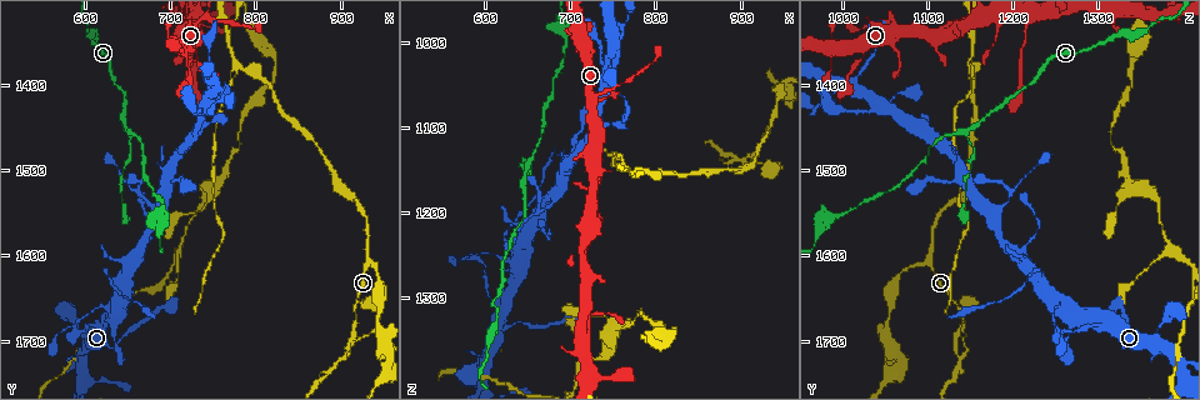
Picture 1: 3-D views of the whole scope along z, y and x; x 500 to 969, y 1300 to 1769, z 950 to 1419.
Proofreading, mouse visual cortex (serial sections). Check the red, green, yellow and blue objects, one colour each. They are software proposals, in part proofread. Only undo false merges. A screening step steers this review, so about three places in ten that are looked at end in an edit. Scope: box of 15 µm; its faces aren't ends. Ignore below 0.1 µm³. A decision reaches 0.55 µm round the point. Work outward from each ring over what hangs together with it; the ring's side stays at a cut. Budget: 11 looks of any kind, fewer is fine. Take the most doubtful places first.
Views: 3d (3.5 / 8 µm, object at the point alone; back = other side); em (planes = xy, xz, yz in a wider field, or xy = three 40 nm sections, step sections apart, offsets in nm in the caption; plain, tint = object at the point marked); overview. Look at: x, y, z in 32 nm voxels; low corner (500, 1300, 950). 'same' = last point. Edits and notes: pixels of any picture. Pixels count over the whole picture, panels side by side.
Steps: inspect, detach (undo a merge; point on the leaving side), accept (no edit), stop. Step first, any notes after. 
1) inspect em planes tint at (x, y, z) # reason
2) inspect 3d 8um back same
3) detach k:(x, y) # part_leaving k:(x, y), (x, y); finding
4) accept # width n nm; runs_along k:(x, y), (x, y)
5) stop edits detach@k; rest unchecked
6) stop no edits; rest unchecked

inspect 3d 3.5um at (905, 1715, 1135) # abrupt turn

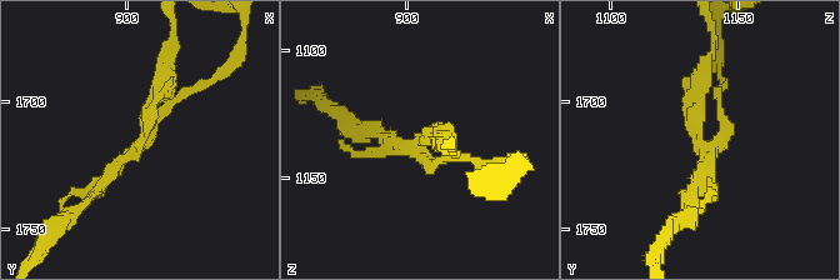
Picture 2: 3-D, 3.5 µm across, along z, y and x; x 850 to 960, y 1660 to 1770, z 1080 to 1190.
inspect em planes tint at (904, 1718, 1138) # now the EM

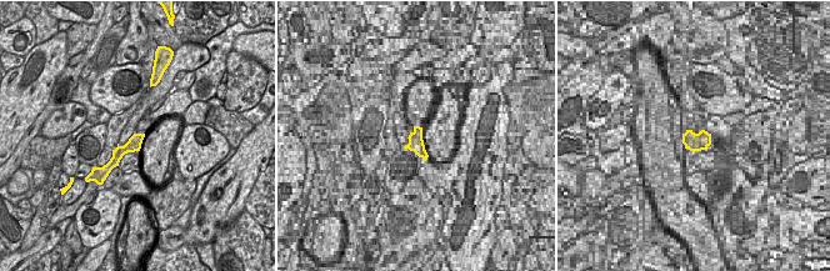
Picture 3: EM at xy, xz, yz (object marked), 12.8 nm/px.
inspect em xy step 2 tint same

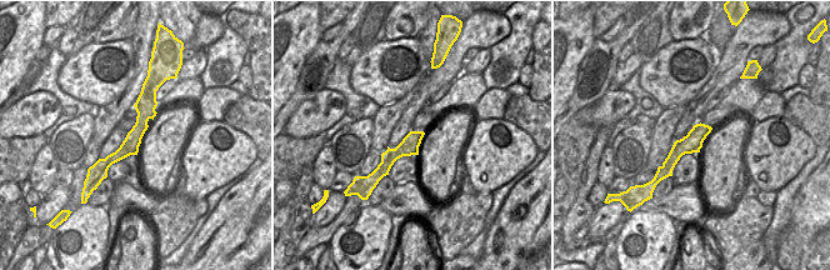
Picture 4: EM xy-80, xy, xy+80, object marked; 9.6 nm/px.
accept # runs_along 4:(148, 89), (140, 128), (98, 180); one cell here

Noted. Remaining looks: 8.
inspect 3d 3.5um at (635, 1635, 1235) # three arms meet

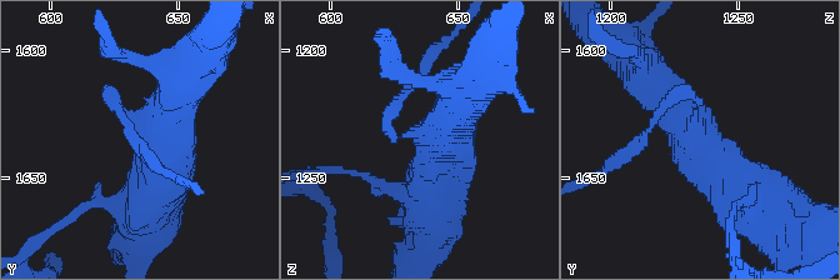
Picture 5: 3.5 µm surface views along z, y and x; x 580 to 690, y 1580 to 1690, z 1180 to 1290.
inspect em xy step 5 tint at (635, 1630, 1233)

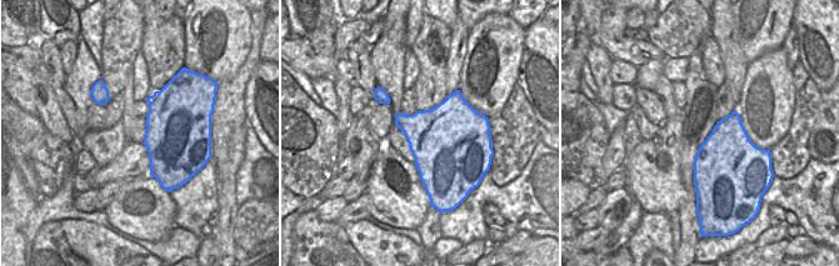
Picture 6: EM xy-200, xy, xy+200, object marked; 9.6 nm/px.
accept # arm_widths 150, 600, 600 nm; all the same cell

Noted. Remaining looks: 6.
inspect 3d 3.5um at (650, 1455, 1150) # three arms meet

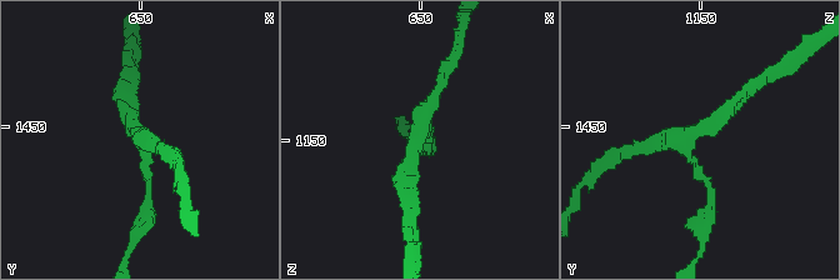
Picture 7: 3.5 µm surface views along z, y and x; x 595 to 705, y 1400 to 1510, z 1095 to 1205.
inspect em xy step 3 tint at (650, 1455, 1145) # arms 3; arm_widths 100, 150, 200 nm; need the tissue

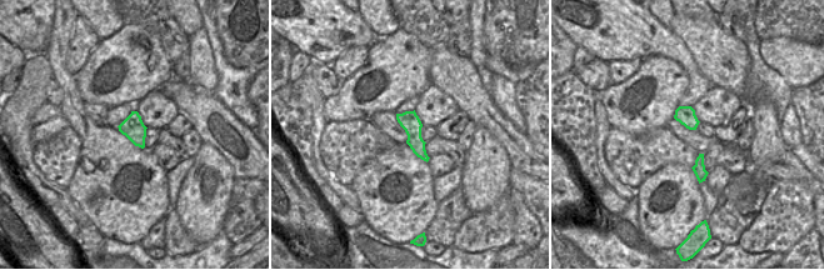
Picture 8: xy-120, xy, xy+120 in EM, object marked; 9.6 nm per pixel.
accept # one cell here

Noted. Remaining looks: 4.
inspect 3d 3.5um at (605, 1680, 1300) # a narrow waist

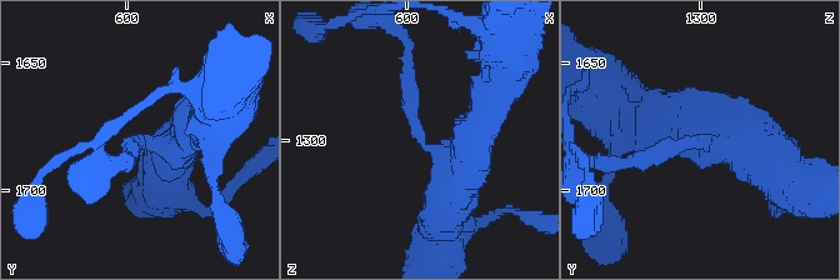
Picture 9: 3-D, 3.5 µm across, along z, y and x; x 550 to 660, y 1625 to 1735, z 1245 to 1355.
inspect em planes tint at (606, 1683, 1301) # arm_widths 200, 600 nm

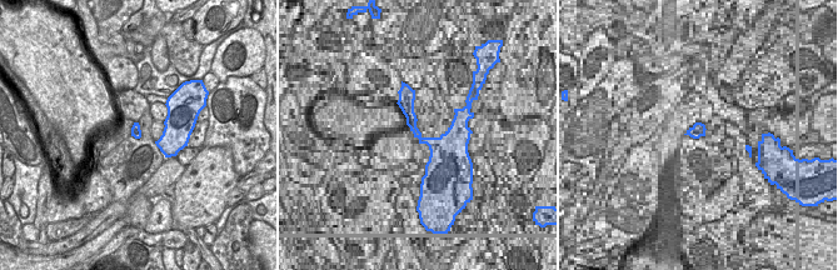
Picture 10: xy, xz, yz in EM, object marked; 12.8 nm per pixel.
accept # runs_along 9:(449, 199), (460, 183), (418, 135), (406, 68); all the same cell

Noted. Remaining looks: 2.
inspect 3d 3.5um at (810, 1395, 1155) # sudden change in width

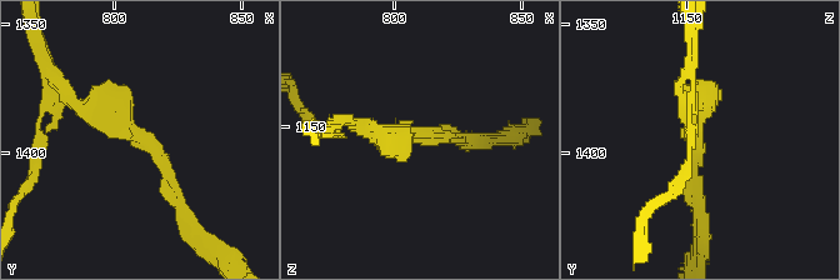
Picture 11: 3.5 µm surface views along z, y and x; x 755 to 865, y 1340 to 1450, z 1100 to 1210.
inspect em xy step 2 tint at (812, 1395, 1153) # arm_widths 150, 300 nm

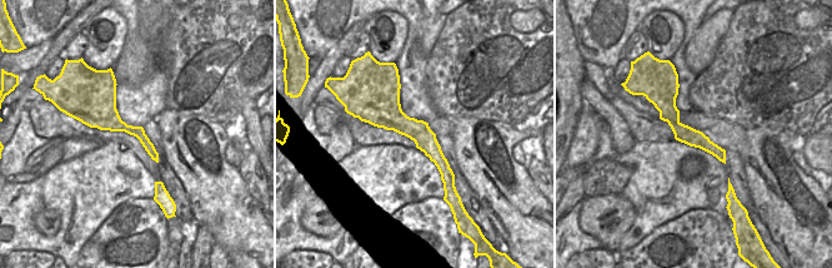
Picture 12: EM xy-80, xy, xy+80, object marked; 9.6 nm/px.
accept # width 220 nm; runs_along 11:(181, 209), (165, 163), (116, 109), (78, 105); one cell here

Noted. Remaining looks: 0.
stop no edits; rest unchecked

